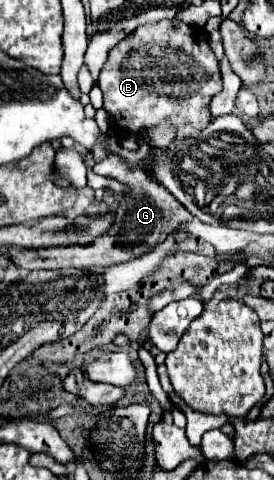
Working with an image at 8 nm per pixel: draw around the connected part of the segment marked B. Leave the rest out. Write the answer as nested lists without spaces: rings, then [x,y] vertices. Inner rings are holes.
[[[179,19],[141,25],[137,31],[133,31],[133,35],[127,35],[121,43],[117,43],[117,47],[113,47],[113,51],[109,51],[109,59],[99,73],[97,85],[105,97],[103,109],[113,117],[115,123],[123,125],[127,133],[141,133],[143,129],[151,129],[161,119],[173,121],[177,127],[177,139],[185,139],[193,131],[203,131],[211,123],[209,101],[221,91],[219,63],[207,39],[209,37],[203,29],[185,25]],[[187,75],[191,75],[189,81],[185,81]]]

